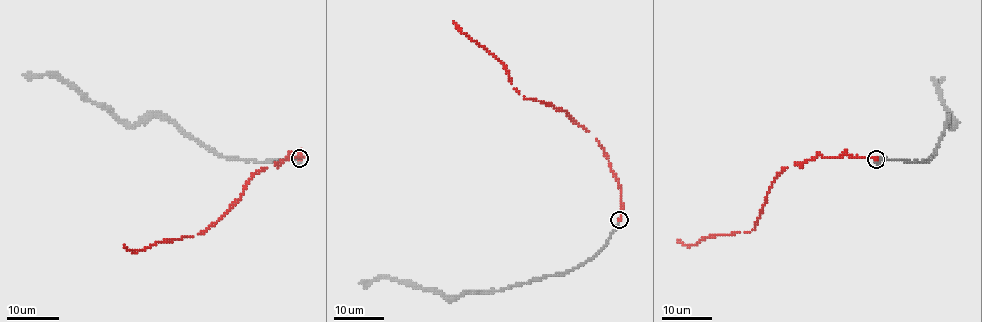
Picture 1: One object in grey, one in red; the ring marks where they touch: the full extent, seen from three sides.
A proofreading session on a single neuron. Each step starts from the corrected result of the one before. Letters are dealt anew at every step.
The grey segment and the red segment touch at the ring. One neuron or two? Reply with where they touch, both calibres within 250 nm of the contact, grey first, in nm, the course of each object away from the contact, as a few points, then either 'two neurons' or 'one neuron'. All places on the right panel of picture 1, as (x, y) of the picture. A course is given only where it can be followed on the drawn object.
place (876, 159); calibres 400 and 240 nm; course grey (876, 159), (914, 163), (933, 156), (947, 118), (950, 127), (954, 123), (935, 84), (935, 80), (940, 79); course red (876, 159), (817, 155), (796, 163), (777, 176), (753, 230), (706, 236), (692, 245), (683, 245), (678, 240); one neuron

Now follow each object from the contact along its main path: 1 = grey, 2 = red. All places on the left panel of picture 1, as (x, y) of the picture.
1: (299, 159), (270, 163), (226, 159), (160, 116), (147, 115), (133, 124), (118, 120), (59, 79), (22, 74)
2: (299, 159), (300, 155), (289, 155), (262, 168), (240, 199), (197, 234), (137, 251), (123, 245)

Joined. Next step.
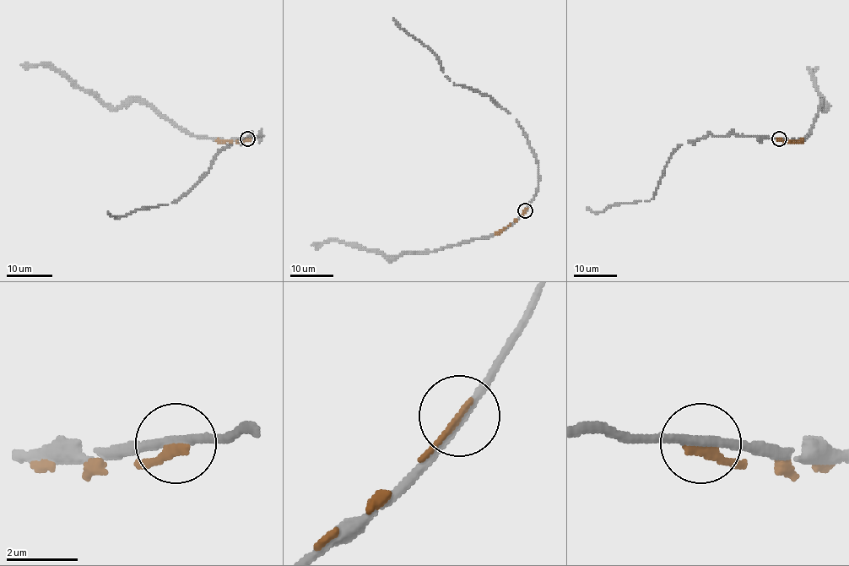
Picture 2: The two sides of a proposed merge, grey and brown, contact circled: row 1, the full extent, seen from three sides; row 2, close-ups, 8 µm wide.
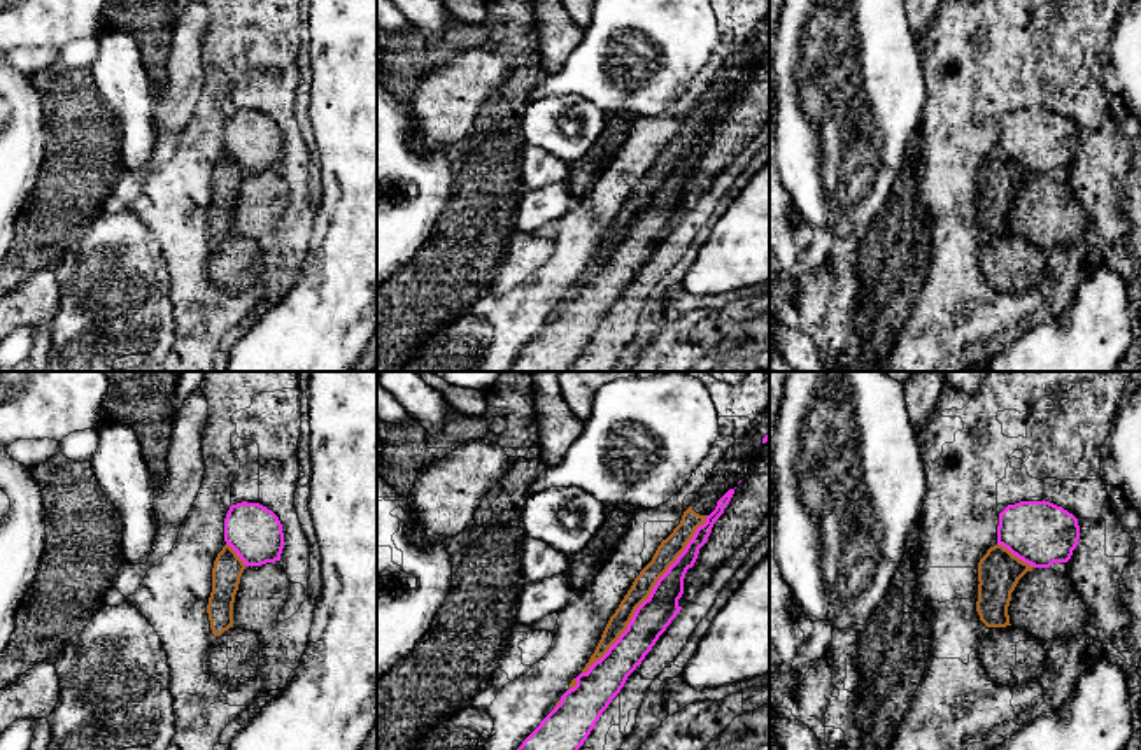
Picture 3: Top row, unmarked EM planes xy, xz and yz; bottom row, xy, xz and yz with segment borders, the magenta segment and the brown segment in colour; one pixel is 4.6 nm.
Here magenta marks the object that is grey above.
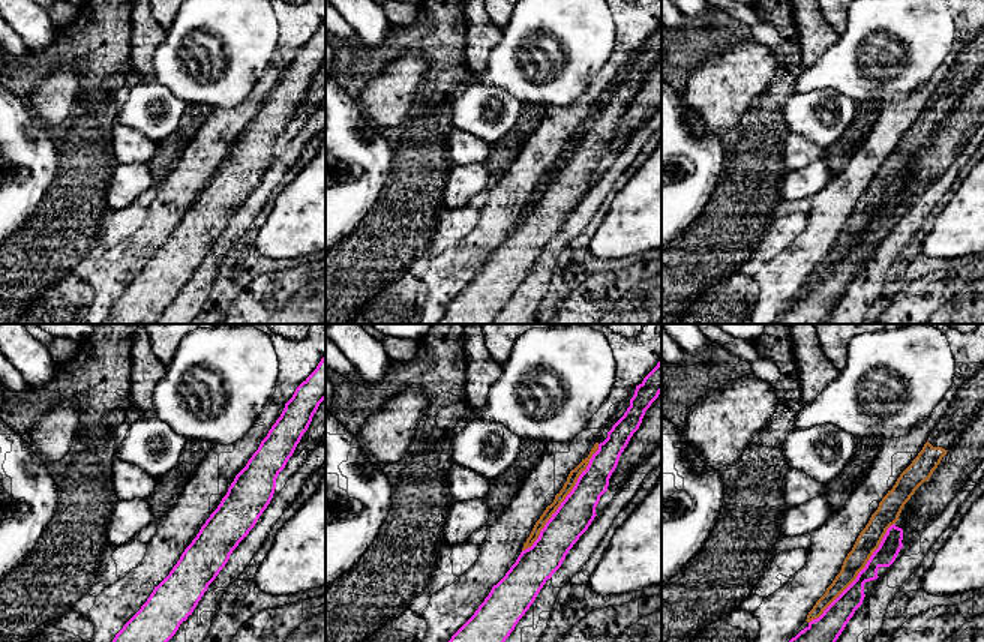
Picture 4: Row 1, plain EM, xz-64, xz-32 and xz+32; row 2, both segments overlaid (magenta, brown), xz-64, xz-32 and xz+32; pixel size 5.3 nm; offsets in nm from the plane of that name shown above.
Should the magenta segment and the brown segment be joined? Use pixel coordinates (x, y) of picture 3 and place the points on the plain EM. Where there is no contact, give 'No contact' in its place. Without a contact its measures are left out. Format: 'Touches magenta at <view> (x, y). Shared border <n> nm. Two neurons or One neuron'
Touches magenta at xz (649, 204). Shared border 950 nm. Two neurons

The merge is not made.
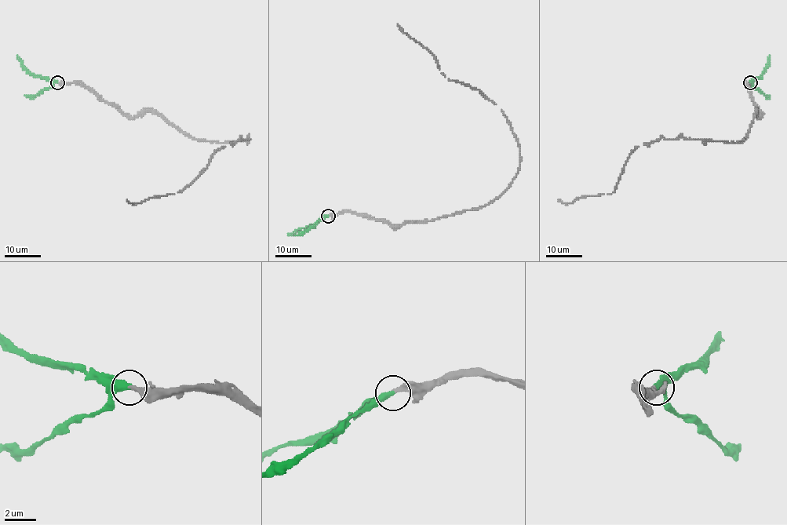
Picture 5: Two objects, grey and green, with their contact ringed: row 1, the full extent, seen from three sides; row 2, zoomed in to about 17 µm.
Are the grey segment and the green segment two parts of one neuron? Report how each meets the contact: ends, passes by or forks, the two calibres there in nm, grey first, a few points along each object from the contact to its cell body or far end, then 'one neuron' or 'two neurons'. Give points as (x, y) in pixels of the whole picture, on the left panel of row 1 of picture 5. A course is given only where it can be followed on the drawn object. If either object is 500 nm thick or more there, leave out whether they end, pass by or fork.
grey ends; green ends; calibres 280 and 420 nm; course grey (56, 82), (82, 83), (132, 117), (156, 111), (196, 140), (249, 139), (222, 147), (177, 192), (126, 199); course green (56, 82), (32, 74), (17, 56); one neuron

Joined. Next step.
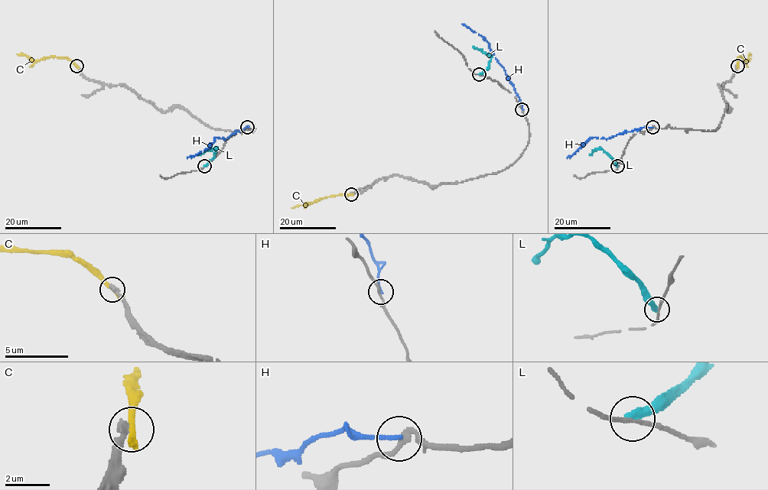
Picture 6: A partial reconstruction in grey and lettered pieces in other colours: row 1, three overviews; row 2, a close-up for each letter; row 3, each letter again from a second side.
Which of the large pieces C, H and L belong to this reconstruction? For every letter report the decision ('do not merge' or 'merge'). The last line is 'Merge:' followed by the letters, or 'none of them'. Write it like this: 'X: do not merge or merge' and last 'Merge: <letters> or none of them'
C: do not merge
H: do not merge
L: do not merge
Merge: none of them

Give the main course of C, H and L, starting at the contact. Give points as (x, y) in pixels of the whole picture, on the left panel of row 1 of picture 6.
C: (76, 66), (64, 58), (47, 57), (34, 60), (17, 54)
H: (248, 128), (235, 131), (229, 137), (215, 137), (206, 148), (187, 157)
L: (205, 166), (214, 157), (216, 149), (208, 149), (197, 155)

